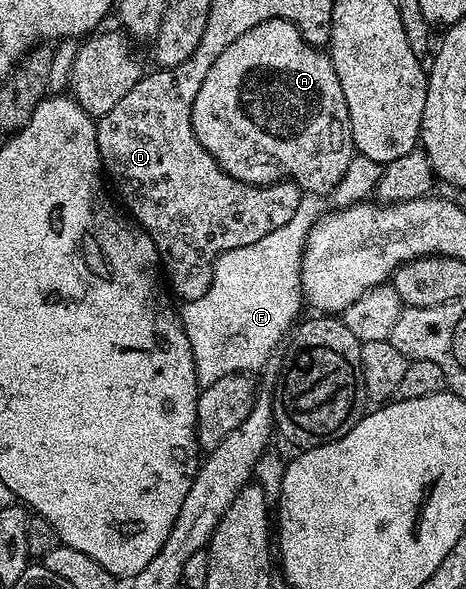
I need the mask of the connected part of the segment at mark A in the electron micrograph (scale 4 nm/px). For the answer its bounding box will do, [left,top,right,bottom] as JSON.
[191,19,355,195]

